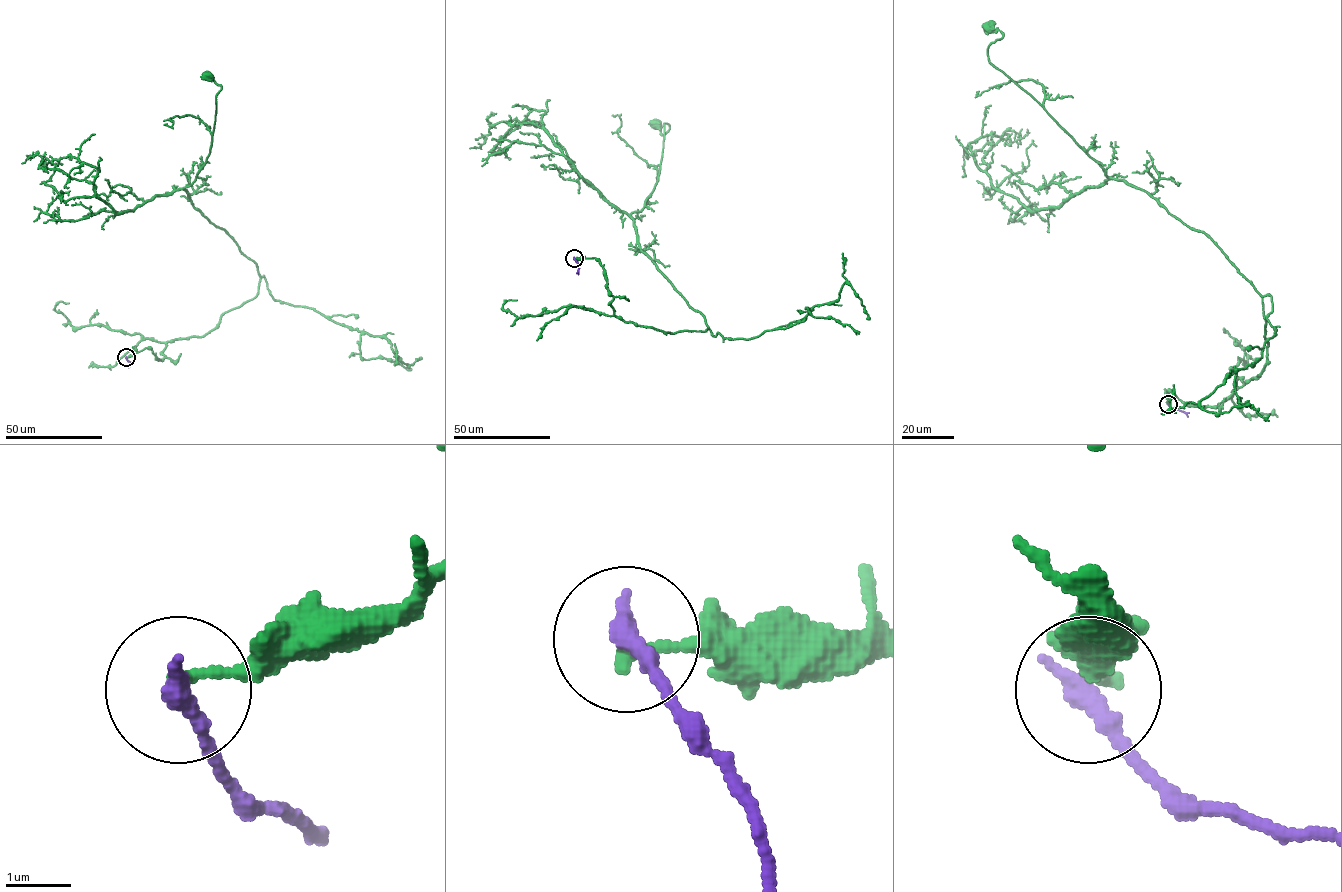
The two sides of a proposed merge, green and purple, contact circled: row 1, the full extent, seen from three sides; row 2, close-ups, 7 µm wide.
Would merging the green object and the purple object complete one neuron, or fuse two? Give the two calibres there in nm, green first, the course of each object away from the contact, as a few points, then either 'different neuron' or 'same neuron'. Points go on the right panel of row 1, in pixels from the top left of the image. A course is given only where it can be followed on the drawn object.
190/360 nm | green via (1168, 403), (1170, 390), (1214, 407), (1262, 373), (1261, 295), (995, 68), (1003, 33), (988, 27) | purple via (1168, 403), (1187, 416) | different neuron

